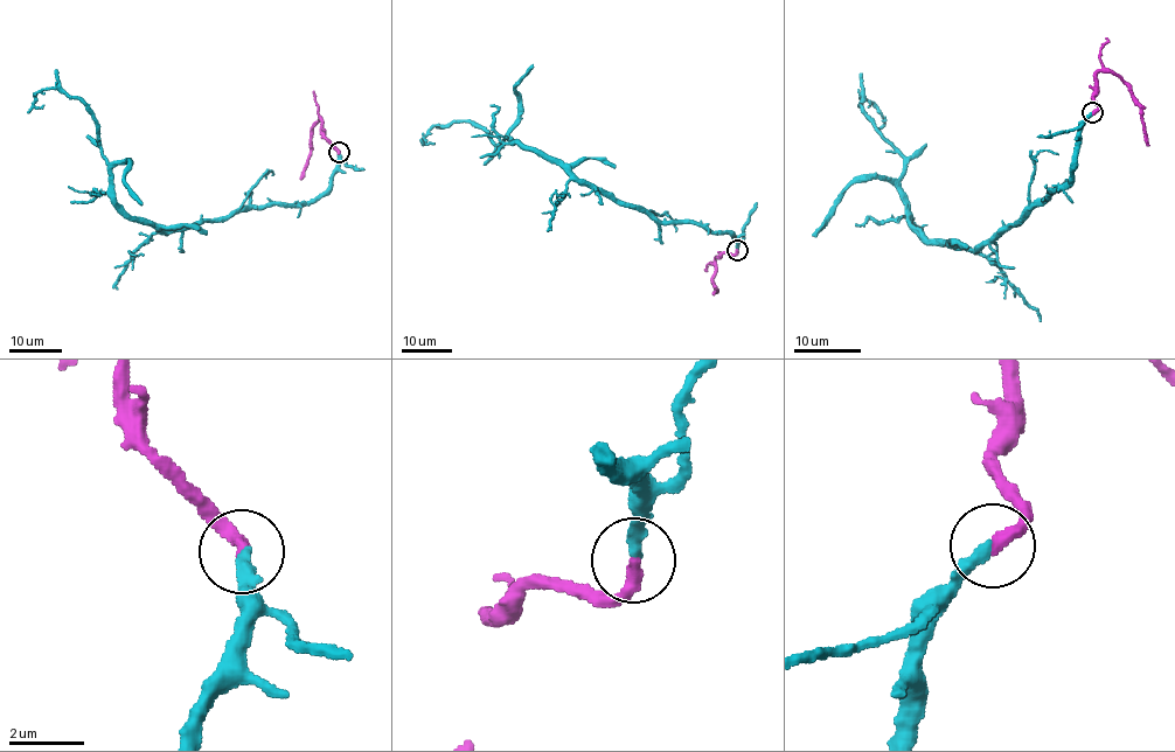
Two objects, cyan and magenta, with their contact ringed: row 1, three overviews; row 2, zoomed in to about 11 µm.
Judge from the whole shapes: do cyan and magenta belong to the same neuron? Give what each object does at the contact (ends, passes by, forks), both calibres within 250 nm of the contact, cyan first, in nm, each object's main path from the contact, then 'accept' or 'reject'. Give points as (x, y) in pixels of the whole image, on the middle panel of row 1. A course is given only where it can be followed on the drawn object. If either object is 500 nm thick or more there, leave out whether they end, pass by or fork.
cyan ends | magenta ends | 360/340 nm | cyan via (737, 249), (734, 235), (654, 221), (519, 141), (496, 145), (468, 122), (433, 125), (424, 137), (433, 144) | magenta via (737, 250), (715, 260), (716, 289), (713, 293) | accept

